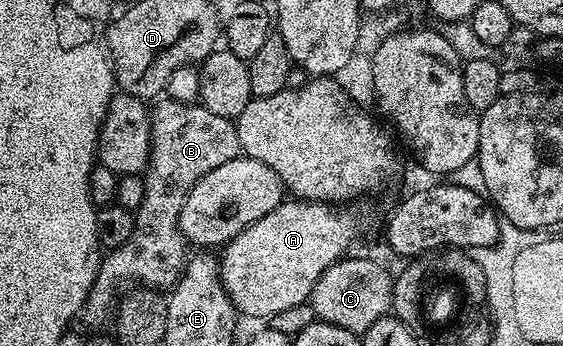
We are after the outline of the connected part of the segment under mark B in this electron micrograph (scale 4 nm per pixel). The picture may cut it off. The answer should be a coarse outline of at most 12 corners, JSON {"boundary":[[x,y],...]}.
{"boundary":[[161,99],[134,234],[101,259],[85,329],[116,284],[168,290],[186,263],[180,208],[241,155],[236,125]]}

